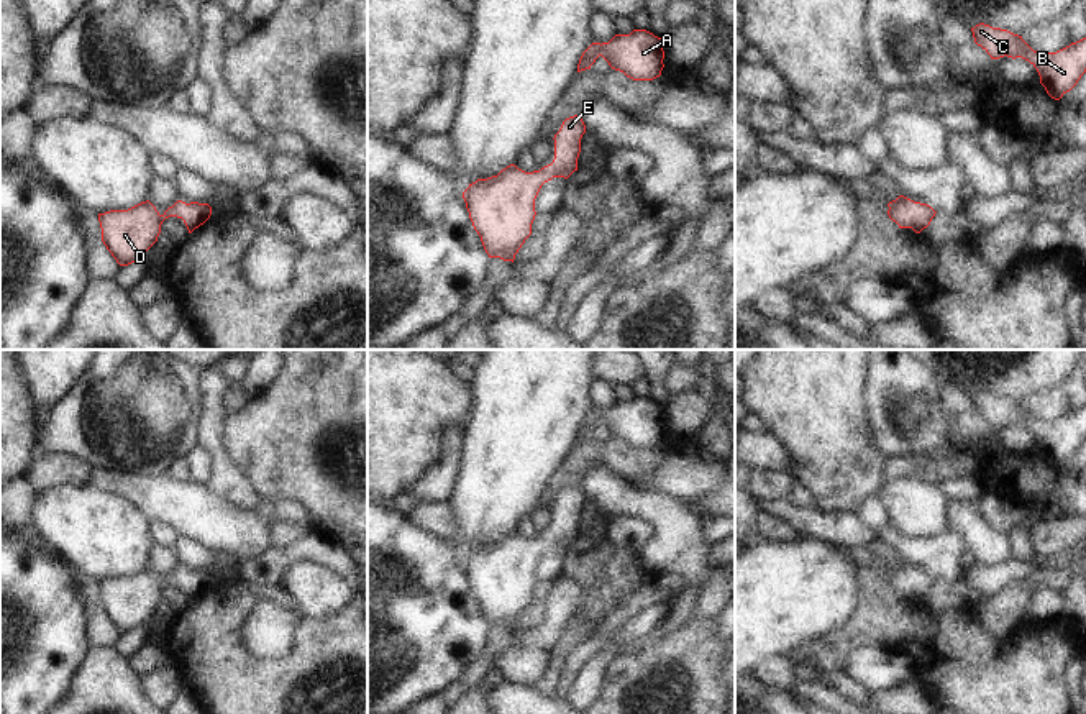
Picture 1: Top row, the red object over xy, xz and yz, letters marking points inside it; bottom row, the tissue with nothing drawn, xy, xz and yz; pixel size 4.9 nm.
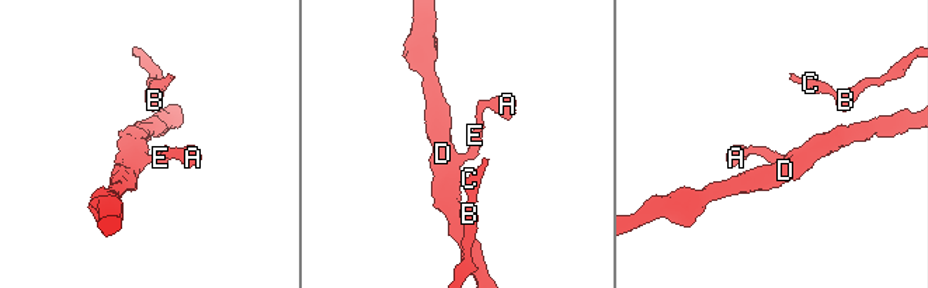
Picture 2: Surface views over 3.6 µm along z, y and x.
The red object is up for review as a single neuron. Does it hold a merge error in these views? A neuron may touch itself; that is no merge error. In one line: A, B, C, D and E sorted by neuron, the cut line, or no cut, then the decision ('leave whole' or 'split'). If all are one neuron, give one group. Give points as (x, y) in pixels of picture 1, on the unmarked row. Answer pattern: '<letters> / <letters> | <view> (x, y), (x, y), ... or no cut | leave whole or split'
A B C D E | no cut | leave whole

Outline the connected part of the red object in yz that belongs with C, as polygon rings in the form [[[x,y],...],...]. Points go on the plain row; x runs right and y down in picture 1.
[[[979,391],[971,396],[974,410],[981,414],[991,427],[1022,425],[1029,428],[1040,443],[1040,451],[1047,461],[1060,468],[1070,460],[1086,440],[1086,405],[1071,410],[1056,420],[1034,419],[1019,402],[1007,397]]]

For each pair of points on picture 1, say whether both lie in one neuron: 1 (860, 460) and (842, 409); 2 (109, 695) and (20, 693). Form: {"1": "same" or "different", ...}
{"1": "same", "2": "different"}

